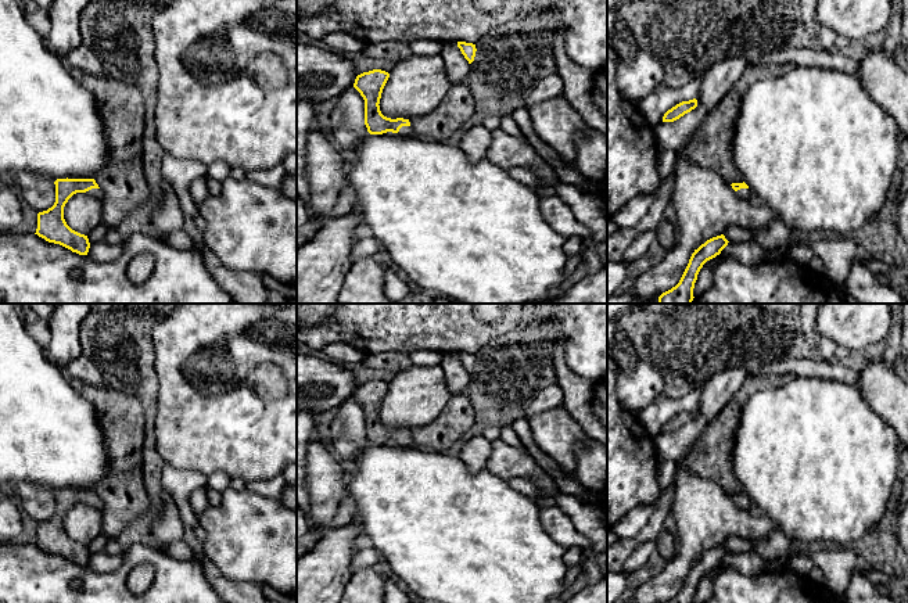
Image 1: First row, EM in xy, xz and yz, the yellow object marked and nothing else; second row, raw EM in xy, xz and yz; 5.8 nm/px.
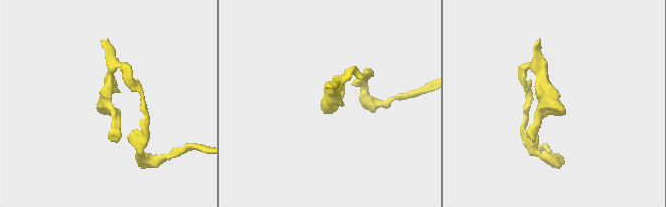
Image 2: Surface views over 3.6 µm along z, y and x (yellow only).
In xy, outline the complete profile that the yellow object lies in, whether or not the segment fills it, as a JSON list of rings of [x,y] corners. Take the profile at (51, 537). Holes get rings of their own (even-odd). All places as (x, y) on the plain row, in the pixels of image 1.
[[[57,489],[55,513],[47,521],[37,524],[39,548],[49,553],[60,554],[79,566],[87,566],[90,553],[87,546],[72,541],[64,530],[64,517],[76,503],[87,503],[103,512],[104,503],[94,489]]]

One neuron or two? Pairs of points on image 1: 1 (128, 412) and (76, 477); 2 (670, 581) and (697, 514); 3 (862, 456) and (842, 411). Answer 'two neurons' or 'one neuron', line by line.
1: two neurons
2: one neuron
3: one neuron

